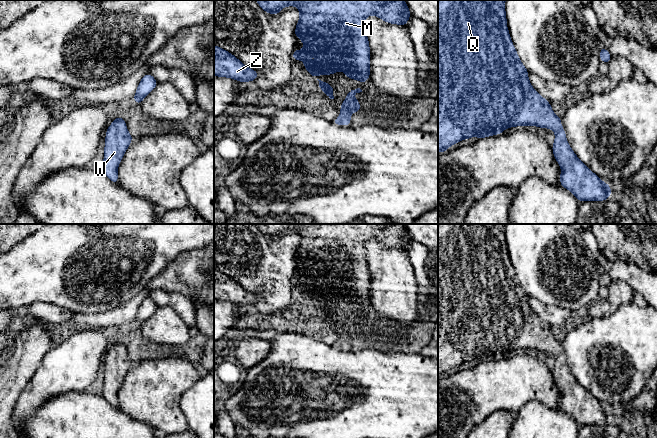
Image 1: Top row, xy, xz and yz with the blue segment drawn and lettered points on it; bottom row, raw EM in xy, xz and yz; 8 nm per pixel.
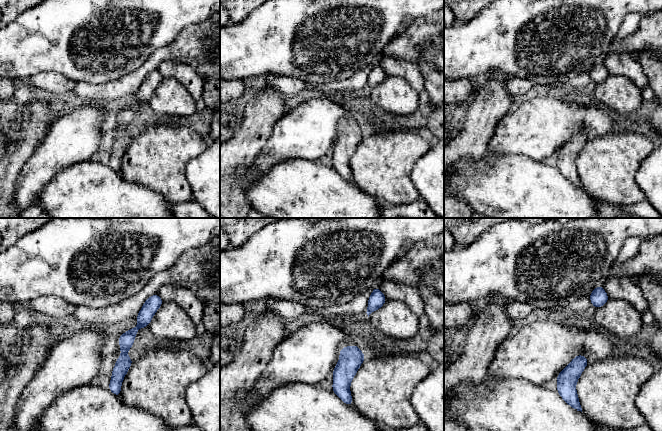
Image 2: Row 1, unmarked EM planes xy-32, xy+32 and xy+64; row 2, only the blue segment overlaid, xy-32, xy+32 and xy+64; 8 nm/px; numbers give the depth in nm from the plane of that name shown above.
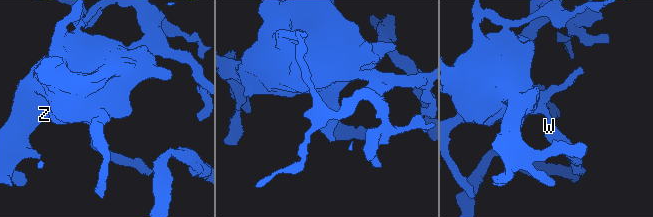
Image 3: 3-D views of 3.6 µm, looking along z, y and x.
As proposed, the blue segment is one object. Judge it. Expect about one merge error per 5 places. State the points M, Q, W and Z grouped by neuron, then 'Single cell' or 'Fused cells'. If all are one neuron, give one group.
Groups: M Q W Z. Single cell

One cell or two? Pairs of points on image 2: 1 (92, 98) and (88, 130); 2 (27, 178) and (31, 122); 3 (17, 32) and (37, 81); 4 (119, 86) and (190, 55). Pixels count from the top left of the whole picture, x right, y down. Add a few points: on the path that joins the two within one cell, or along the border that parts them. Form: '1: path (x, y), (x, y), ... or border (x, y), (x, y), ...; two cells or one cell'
1: border (84, 102), (104, 104); two cells
2: border (42, 140), (24, 164), (16, 179); two cells
3: border (59, 74), (54, 72), (37, 72), (29, 77); two cells
4: path (137, 76), (159, 55), (172, 54); one cell

